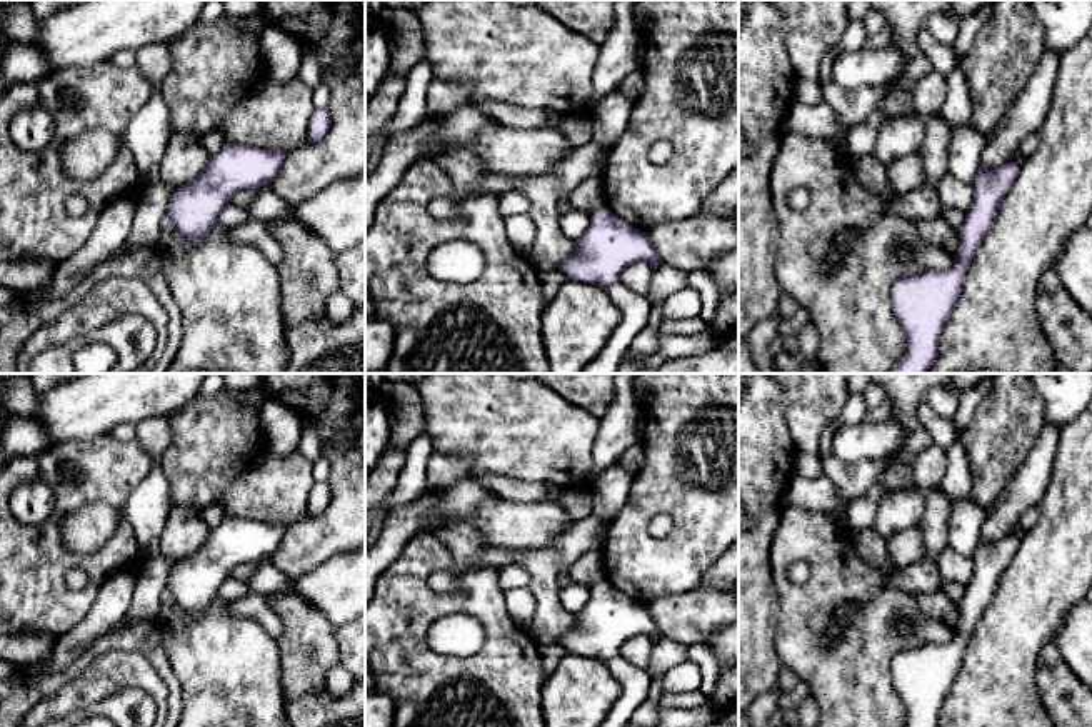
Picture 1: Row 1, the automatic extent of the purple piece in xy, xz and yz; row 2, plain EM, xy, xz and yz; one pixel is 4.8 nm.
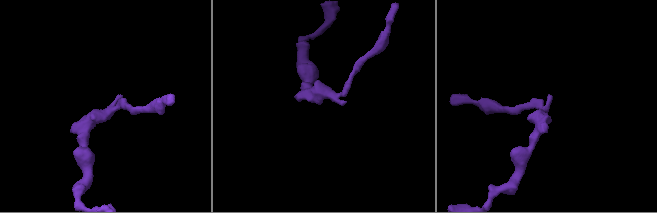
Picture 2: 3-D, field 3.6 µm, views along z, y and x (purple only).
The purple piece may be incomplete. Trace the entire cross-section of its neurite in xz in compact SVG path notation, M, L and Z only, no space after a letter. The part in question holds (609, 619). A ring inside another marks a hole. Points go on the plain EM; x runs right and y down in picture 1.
M604 579L592 587L589 602L575 614L575 627L562 639L569 652L602 660L622 687L600 727L629 727L634 710L649 695L649 672L630 665L619 652L637 635L652 642L662 637L647 605L634 602Z

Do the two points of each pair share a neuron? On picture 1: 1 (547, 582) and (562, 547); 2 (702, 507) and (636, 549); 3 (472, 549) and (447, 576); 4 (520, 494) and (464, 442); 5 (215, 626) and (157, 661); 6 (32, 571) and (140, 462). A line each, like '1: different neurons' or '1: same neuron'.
1: same neuron
2: same neuron
3: same neuron
4: different neurons
5: different neurons
6: same neuron

